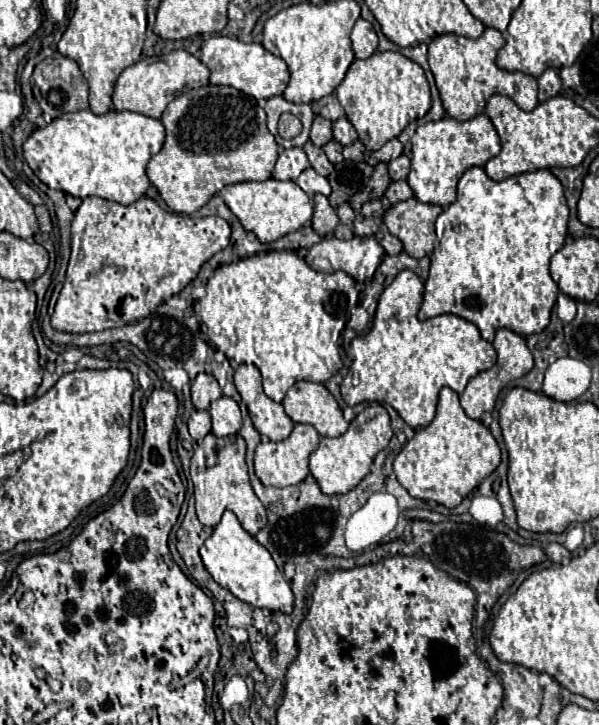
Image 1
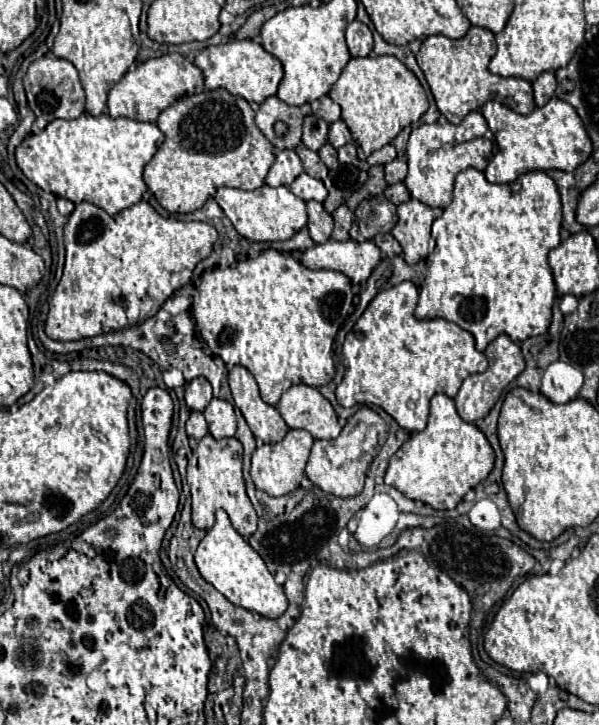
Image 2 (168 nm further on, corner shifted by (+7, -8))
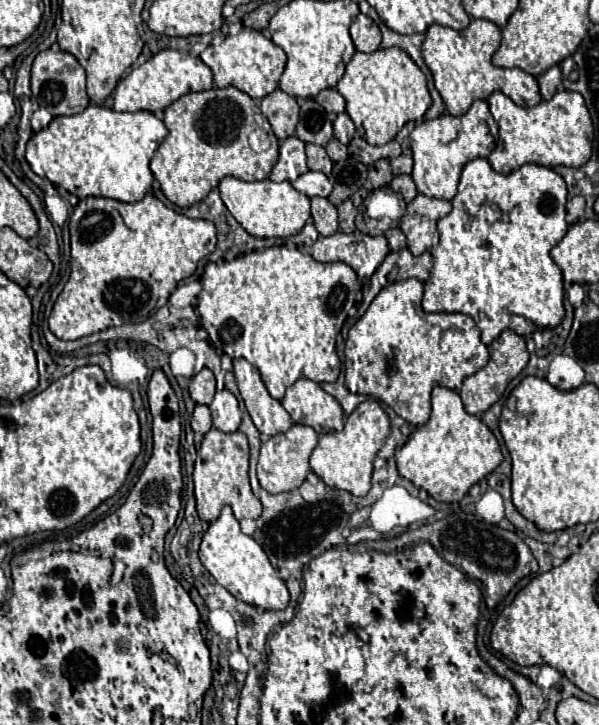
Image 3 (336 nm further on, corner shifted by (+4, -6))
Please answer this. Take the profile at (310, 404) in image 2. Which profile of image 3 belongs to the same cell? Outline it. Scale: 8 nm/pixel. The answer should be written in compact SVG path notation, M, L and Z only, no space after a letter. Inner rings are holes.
M308 378L296 380L286 390L282 406L292 416L294 424L306 424L318 434L340 432L344 428L344 412L336 398Z

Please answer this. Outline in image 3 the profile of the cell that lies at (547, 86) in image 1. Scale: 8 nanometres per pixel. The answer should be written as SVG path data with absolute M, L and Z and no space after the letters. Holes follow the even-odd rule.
M552 66L550 70L546 70L544 74L538 76L538 84L540 84L540 94L544 100L550 100L556 90L560 88L562 84L562 72L560 72L560 66Z

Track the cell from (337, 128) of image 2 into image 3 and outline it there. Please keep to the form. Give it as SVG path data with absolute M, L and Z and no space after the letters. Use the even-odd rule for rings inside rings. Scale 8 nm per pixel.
M346 112L336 116L336 120L334 120L334 136L342 144L348 144L352 140L352 136L354 136L354 122L350 120L350 116Z

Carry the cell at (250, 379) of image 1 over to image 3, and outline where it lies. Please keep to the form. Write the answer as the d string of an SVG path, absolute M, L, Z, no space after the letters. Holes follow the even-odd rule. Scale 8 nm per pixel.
M236 358L234 376L236 376L240 396L246 404L246 410L248 410L254 426L260 430L260 434L276 436L276 434L288 432L292 428L294 422L292 422L290 414L282 408L282 404L278 400L274 400L268 394L256 366L246 362L244 358Z

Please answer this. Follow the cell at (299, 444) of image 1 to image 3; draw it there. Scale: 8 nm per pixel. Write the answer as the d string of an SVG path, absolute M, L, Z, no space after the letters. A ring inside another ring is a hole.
M294 424L284 434L270 436L262 444L260 456L258 456L258 482L260 482L260 486L270 494L280 494L280 492L288 492L288 490L298 488L306 480L306 474L310 472L308 458L310 458L312 450L316 448L316 444L318 444L318 434L314 432L314 428L302 426L302 424Z

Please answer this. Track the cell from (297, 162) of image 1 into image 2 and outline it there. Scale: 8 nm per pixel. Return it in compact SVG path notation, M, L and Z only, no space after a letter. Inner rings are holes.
M281 150L277 154L275 164L271 166L265 184L269 186L289 186L299 174L303 174L303 164L301 158L297 156L295 150Z

